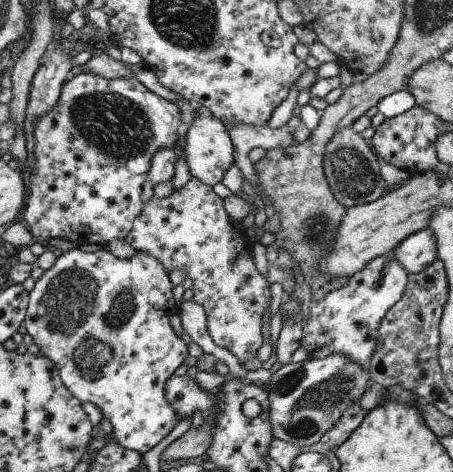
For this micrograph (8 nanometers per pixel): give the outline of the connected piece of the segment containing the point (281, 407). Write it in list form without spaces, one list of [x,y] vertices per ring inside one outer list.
[[[333,354],[323,359],[309,357],[301,363],[288,362],[273,372],[265,385],[272,438],[298,448],[317,443],[350,403],[361,399],[369,385],[365,370],[342,355]]]

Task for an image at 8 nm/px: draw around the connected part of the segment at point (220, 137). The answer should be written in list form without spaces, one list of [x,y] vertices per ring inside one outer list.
[[[201,108],[190,124],[191,126],[185,132],[183,143],[183,157],[187,167],[189,167],[189,175],[202,184],[213,187],[222,180],[223,174],[232,166],[234,161],[232,145],[227,137],[225,125]]]

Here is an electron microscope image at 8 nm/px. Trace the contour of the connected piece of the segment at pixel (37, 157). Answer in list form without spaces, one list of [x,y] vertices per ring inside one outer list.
[[[73,72],[66,84],[61,88],[57,103],[46,114],[37,117],[32,123],[32,172],[26,174],[26,193],[24,206],[19,213],[19,219],[26,226],[31,237],[36,243],[48,242],[52,238],[59,238],[65,241],[74,242],[76,245],[96,244],[103,248],[108,242],[115,239],[125,239],[131,231],[133,220],[141,213],[141,189],[146,180],[150,159],[152,155],[164,147],[173,150],[177,143],[177,127],[180,124],[179,110],[177,106],[153,92],[147,90],[136,78],[131,79],[103,79],[102,77],[90,74],[89,72]]]

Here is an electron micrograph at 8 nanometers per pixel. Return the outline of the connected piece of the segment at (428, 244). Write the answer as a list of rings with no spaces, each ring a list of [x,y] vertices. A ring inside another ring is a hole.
[[[424,227],[422,230],[407,236],[392,251],[392,254],[406,274],[419,273],[436,260],[434,245],[435,240],[431,230]]]

